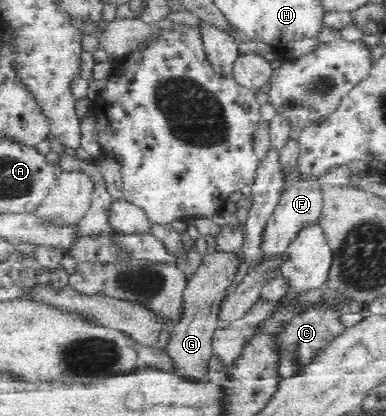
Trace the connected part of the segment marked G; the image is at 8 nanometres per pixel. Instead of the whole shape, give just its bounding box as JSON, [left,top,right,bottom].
[166,253,240,382]

